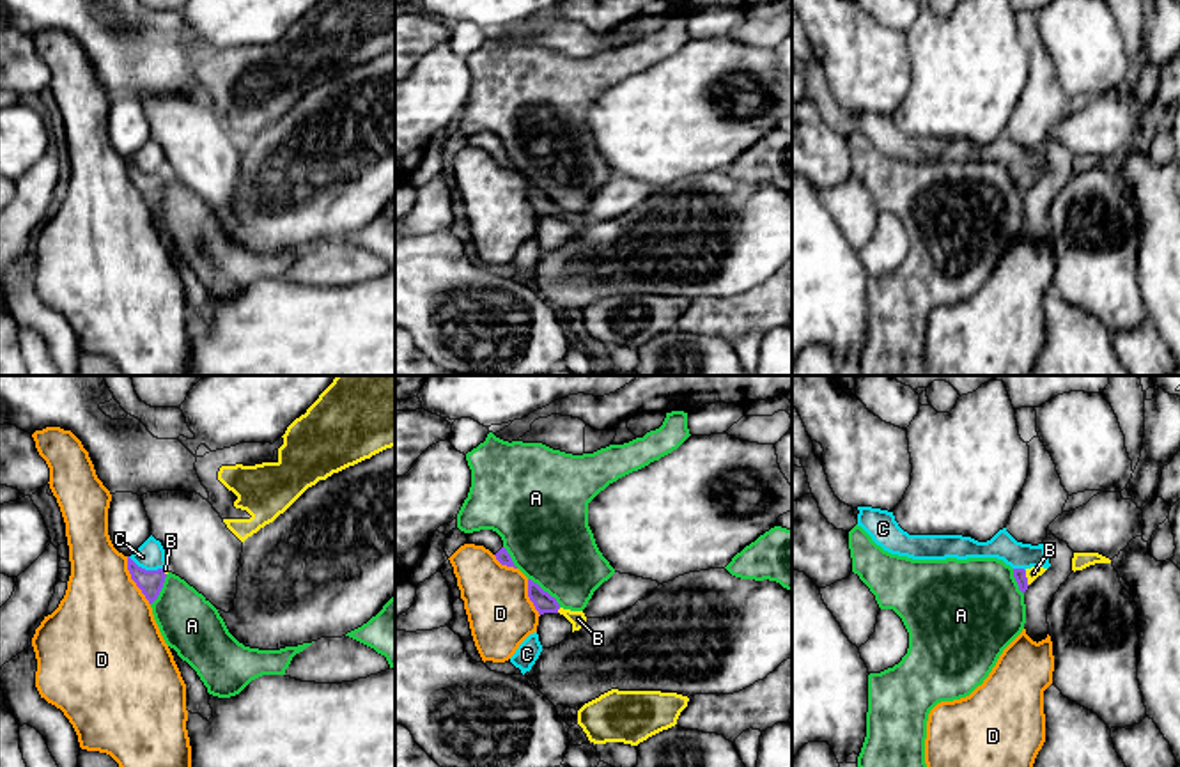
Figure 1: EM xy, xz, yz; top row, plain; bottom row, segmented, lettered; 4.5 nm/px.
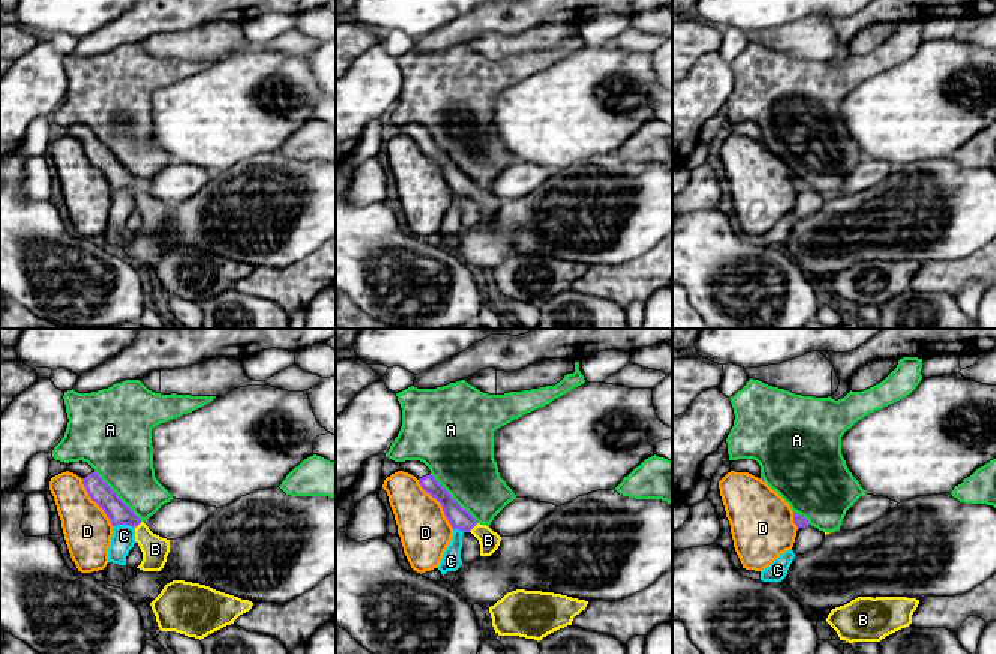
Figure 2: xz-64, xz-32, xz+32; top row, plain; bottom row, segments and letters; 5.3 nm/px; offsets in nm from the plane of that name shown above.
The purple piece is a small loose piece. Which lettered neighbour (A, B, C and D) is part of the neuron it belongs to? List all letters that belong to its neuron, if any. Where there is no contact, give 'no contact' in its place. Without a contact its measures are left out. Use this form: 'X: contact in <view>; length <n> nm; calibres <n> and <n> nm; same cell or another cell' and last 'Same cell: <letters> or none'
A: contact in xz; length 200 nm; calibres 90 and 380 nm; another cell
B: contact in yz; length 70 nm; calibres 60 and 60 nm; same cell
C: contact in xy; length 170 nm; calibres 110 and 130 nm; another cell
D: contact in xy; length 240 nm; calibres 110 and 440 nm; another cell
Same cell: B

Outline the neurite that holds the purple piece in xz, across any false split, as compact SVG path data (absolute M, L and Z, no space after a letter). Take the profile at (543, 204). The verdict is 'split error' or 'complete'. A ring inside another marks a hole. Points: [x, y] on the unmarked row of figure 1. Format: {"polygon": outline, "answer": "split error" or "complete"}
{"polygon": "M528 182L528 200L533 205L535 213L539 214L539 218L544 218L544 216L560 216L560 218L563 218L572 227L572 236L579 234L585 229L585 225L586 225L586 220L585 220L583 214L563 213L556 205L555 200L551 200L547 195L544 195L532 182Z", "answer": "split error"}

